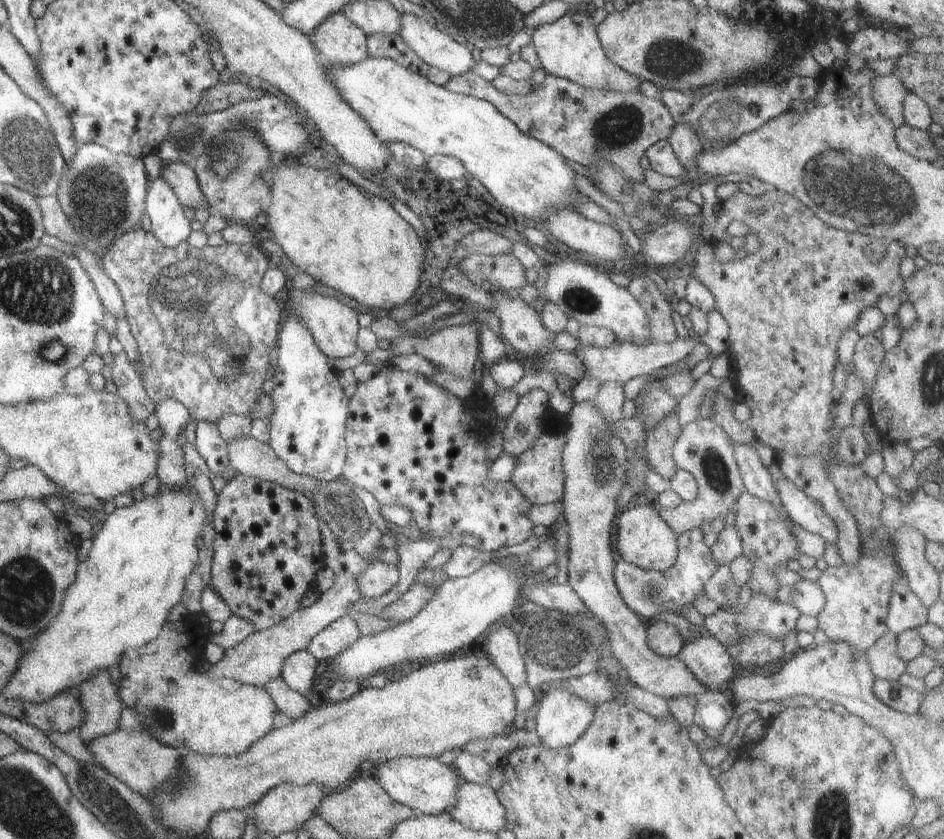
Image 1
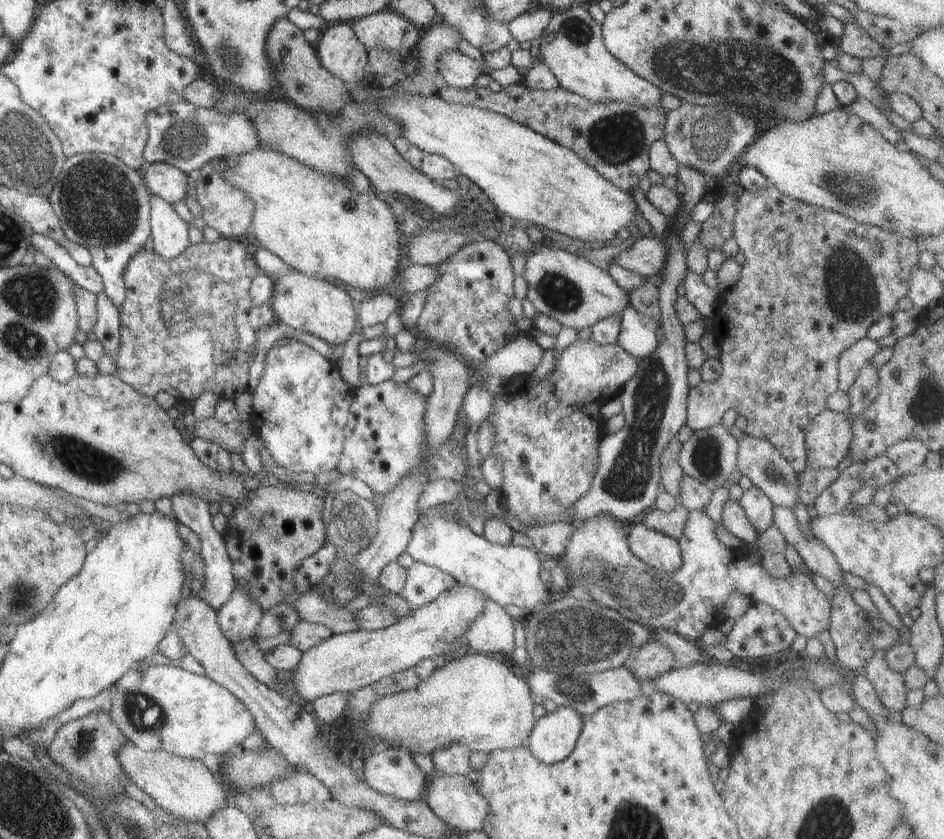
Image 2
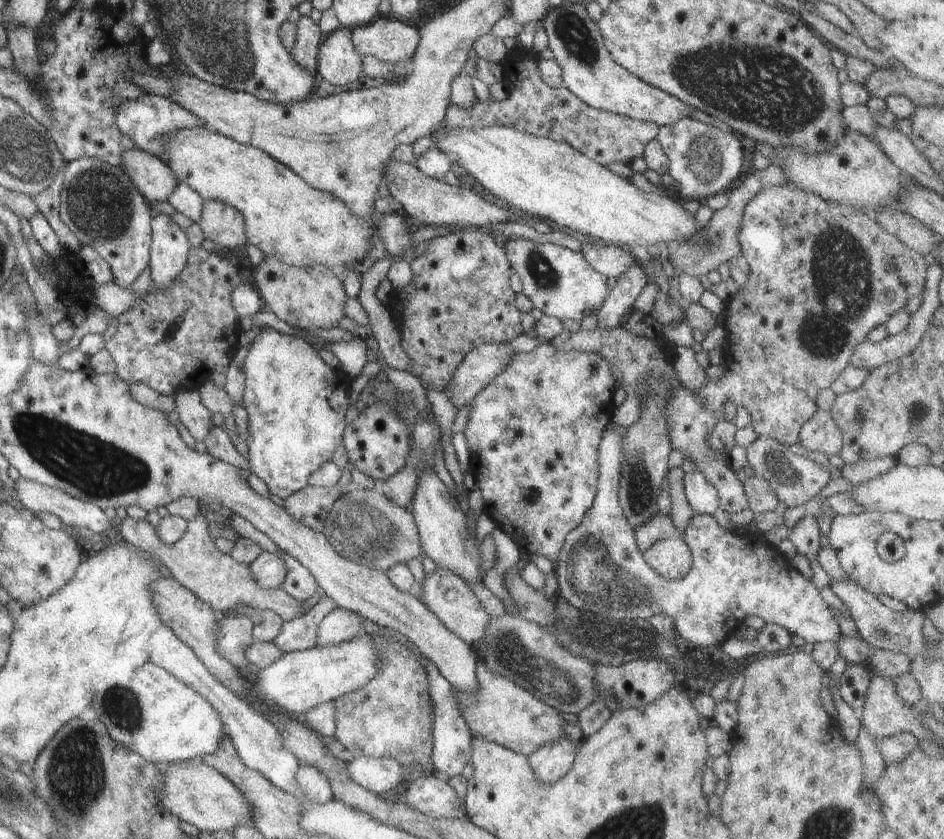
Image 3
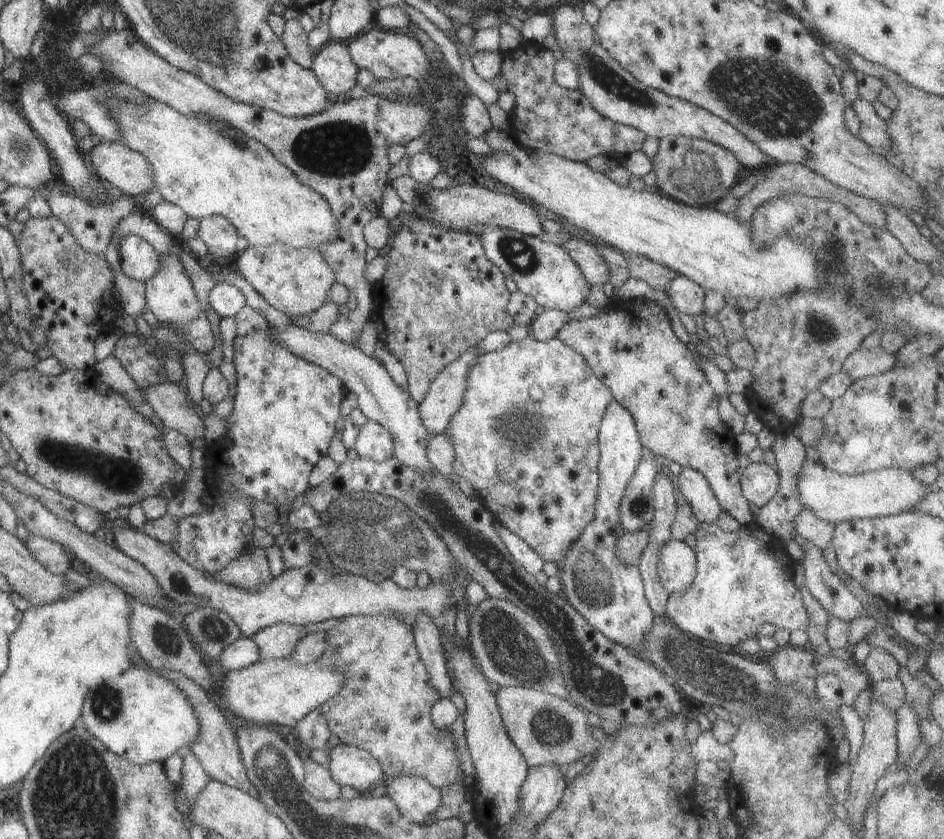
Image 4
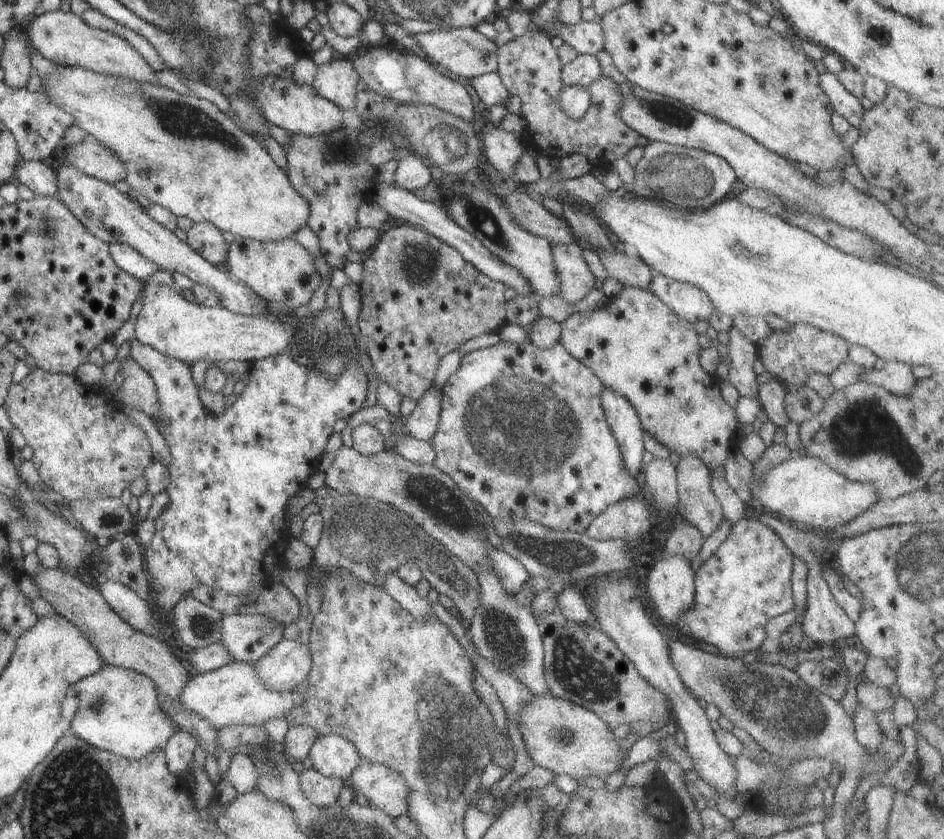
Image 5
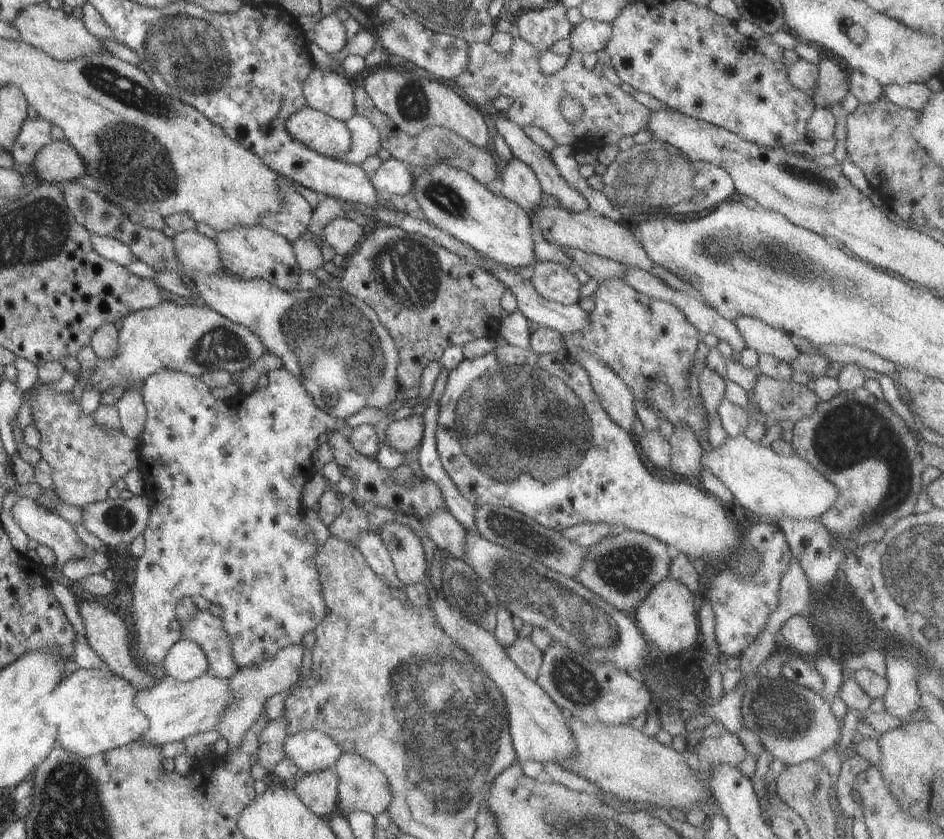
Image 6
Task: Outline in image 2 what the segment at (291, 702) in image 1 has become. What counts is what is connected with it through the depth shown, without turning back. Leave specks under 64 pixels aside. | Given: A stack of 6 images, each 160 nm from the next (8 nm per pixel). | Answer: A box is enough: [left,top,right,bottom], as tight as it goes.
[232,638,278,691]

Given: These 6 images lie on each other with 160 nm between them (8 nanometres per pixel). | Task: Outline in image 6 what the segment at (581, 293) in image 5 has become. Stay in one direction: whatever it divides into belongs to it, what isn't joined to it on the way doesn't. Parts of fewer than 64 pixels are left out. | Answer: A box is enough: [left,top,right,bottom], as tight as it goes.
[529,261,583,305]

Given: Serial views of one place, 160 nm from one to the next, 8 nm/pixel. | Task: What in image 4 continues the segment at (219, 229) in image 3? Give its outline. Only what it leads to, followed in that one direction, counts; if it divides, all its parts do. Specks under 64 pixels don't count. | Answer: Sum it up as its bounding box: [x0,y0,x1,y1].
[198,215,240,261]

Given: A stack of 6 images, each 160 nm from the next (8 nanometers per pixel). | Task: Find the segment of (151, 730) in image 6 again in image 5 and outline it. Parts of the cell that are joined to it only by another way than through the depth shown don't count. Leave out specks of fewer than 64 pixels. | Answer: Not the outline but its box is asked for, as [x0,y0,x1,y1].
[181,662,305,729]

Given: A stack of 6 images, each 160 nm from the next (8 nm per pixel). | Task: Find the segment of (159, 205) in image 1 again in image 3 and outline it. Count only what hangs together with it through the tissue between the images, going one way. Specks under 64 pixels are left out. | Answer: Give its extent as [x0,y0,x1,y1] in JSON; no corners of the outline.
[150,212,191,289]

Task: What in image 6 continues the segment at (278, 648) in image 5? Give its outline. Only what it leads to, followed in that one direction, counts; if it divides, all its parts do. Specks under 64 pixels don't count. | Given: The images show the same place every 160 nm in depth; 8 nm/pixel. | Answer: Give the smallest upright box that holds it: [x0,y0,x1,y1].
[215,645,306,752]

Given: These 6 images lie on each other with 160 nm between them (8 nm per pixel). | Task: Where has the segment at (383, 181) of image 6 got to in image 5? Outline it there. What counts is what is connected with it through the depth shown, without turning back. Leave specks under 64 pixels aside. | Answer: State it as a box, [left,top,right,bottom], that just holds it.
[394,151,430,191]

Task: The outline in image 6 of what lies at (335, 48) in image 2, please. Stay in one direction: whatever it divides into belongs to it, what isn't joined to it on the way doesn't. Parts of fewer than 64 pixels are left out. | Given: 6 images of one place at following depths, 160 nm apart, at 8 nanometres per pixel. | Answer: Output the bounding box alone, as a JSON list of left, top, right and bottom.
[302,70,355,122]

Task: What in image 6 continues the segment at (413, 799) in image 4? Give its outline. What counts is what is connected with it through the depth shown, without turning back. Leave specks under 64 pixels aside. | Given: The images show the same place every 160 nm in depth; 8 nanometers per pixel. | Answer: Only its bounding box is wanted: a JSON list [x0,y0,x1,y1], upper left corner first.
[334,753,393,818]

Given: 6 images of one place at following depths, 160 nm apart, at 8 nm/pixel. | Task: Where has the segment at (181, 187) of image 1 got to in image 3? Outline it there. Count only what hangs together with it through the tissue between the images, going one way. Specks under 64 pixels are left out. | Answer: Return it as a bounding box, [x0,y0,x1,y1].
[122,147,179,204]

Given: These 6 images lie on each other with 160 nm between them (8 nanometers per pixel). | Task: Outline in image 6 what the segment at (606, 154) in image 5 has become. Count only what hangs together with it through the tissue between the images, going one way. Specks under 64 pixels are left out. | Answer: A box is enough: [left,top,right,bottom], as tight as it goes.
[454,35,650,150]

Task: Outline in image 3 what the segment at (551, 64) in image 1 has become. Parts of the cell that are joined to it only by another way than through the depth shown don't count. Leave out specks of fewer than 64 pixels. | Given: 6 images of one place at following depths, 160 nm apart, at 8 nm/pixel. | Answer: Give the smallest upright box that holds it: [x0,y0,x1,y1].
[540,4,694,125]

